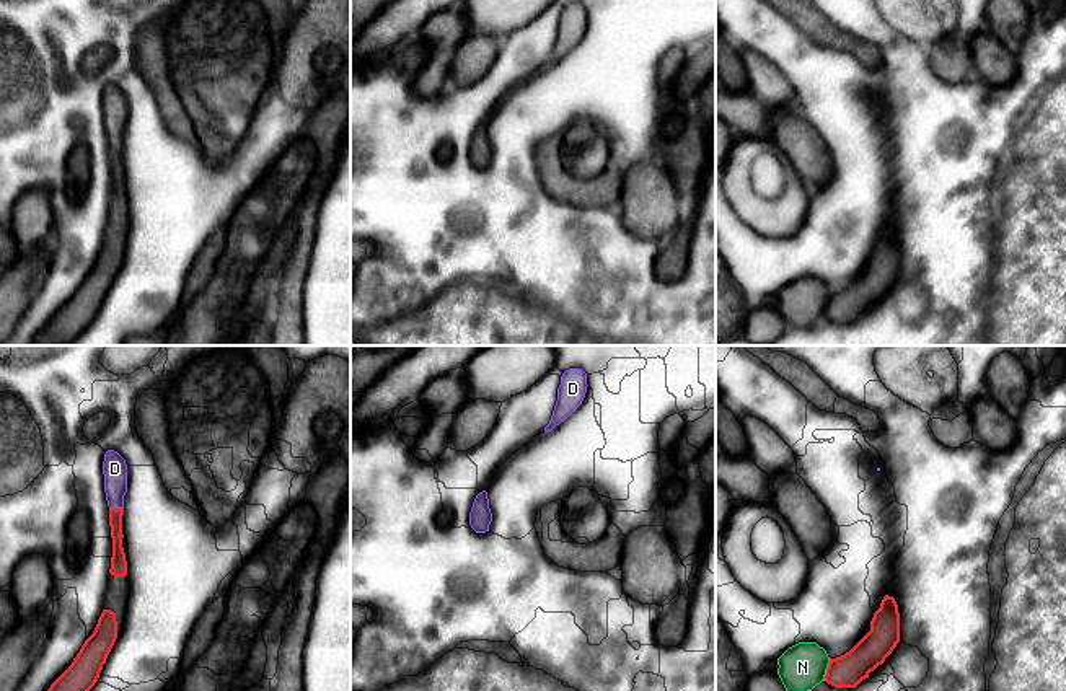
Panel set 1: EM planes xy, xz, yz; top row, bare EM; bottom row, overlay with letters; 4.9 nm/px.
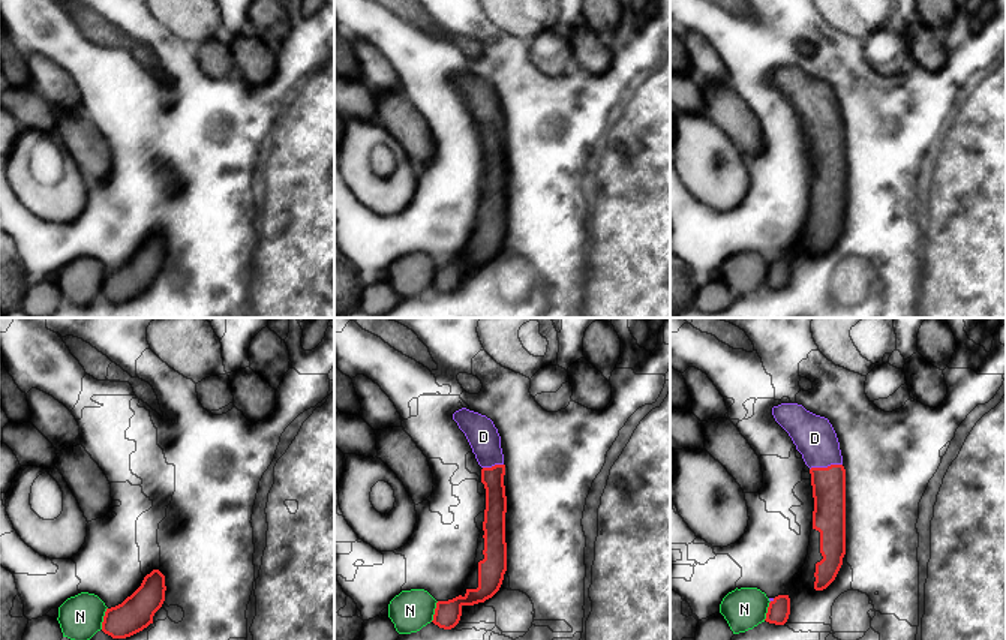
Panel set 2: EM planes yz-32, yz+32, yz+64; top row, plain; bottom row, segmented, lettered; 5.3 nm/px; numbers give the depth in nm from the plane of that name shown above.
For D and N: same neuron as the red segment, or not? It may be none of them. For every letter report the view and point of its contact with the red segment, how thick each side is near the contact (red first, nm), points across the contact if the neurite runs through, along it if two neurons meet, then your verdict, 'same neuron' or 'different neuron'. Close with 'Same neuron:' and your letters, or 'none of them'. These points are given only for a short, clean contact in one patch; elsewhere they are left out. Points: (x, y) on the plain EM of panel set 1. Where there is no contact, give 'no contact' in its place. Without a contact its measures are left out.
D: contact xy (116, 144); calibres 70 and 120 nm; same neuron
N: contact yz (827, 305); calibres 160 and 220 nm; border yz (830, 294), (823, 315); different neuron
Same neuron: D

